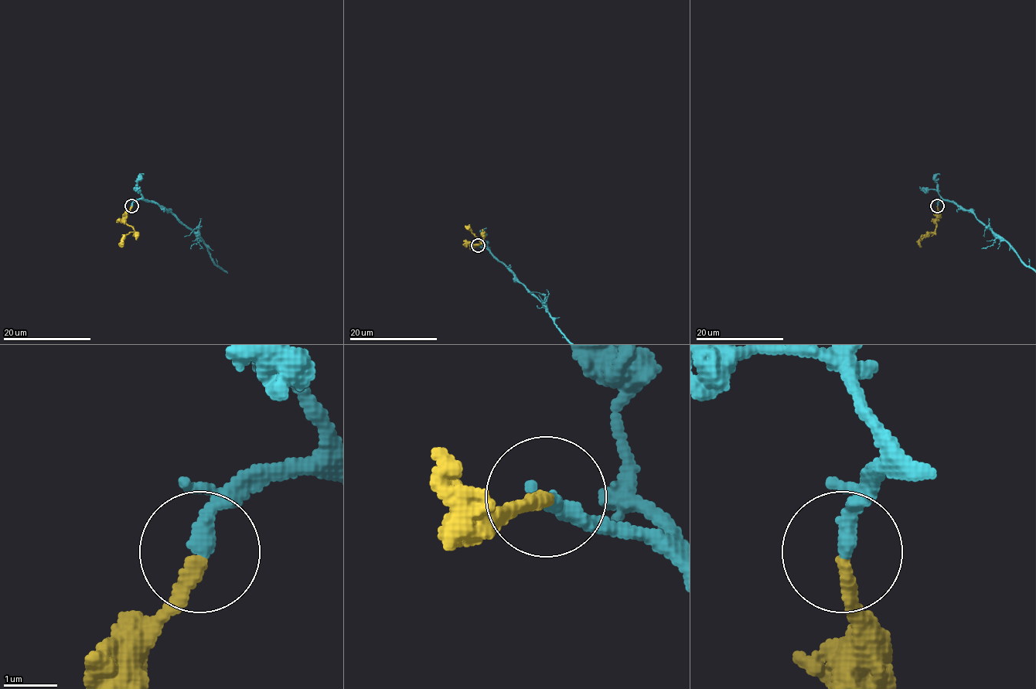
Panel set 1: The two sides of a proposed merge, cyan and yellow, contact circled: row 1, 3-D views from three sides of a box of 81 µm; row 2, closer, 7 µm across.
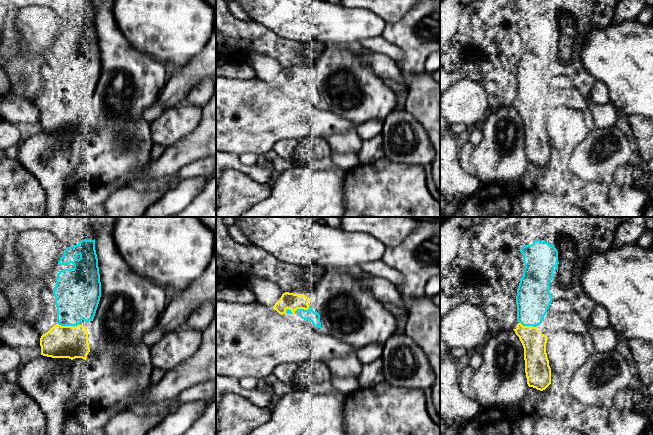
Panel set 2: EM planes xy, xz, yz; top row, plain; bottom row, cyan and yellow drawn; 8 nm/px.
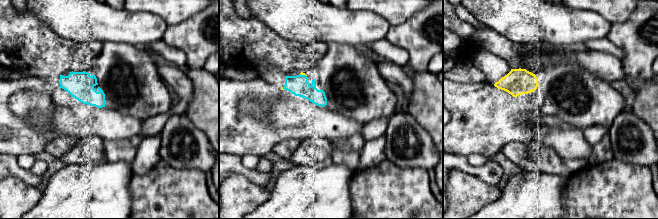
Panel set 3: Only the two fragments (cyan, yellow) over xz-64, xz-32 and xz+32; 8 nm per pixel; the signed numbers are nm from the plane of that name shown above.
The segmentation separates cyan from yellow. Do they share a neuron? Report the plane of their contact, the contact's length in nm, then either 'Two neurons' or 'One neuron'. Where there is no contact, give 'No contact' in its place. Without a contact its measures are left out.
Touches cyan in xy. Shared border 180 nm. One neuron

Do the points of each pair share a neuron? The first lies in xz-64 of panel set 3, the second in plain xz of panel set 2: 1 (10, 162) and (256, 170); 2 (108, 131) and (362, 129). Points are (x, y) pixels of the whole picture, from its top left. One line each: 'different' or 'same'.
1: same
2: different

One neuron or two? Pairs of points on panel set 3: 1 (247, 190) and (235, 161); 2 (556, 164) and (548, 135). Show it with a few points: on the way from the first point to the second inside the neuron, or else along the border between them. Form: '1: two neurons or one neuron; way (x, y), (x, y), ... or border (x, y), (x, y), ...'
1: two neurons; border (229, 174), (242, 174), (261, 185)
2: two neurons; border (535, 139), (549, 145), (562, 158)

